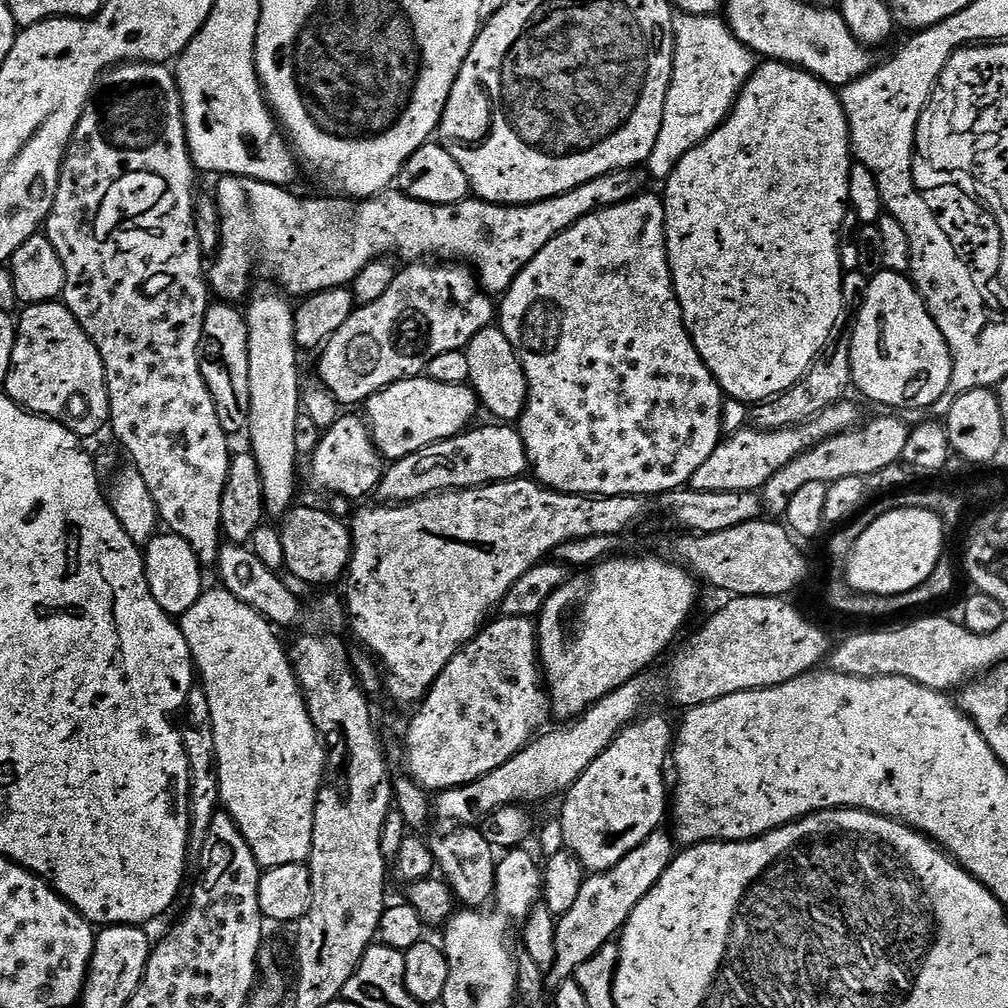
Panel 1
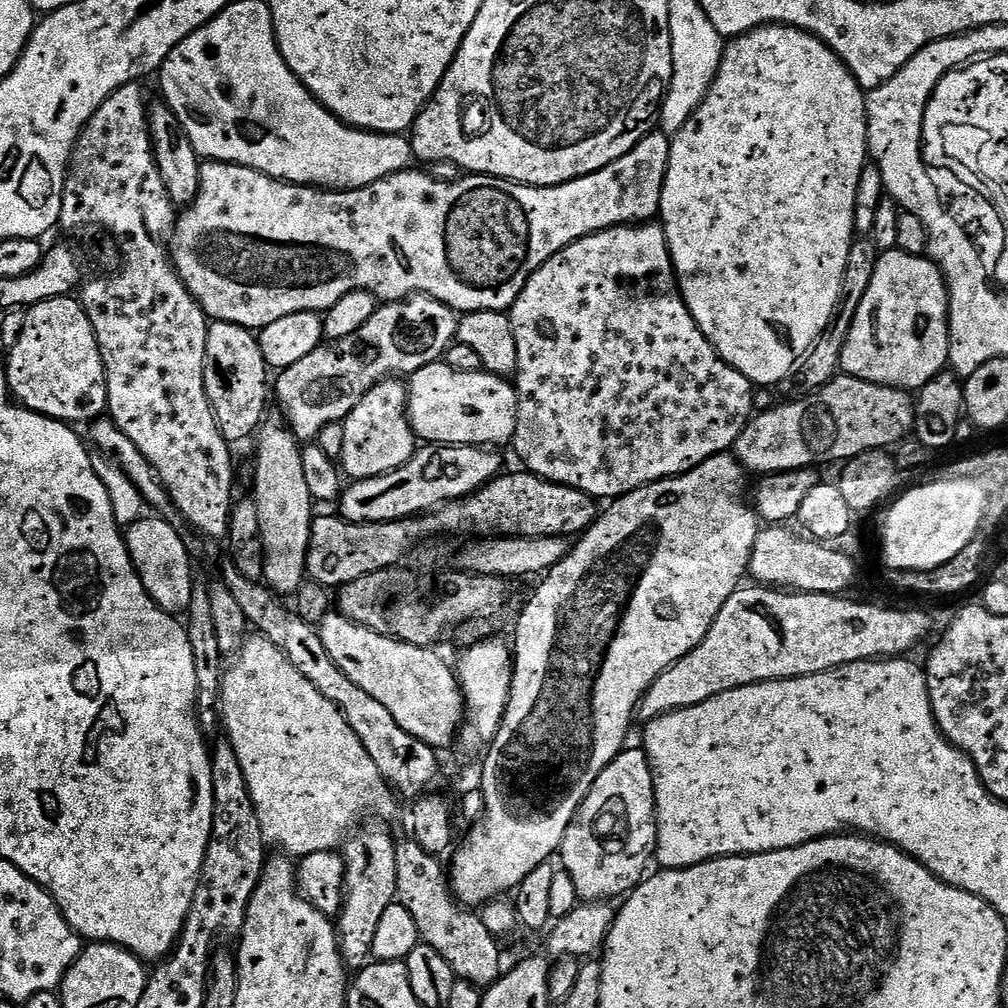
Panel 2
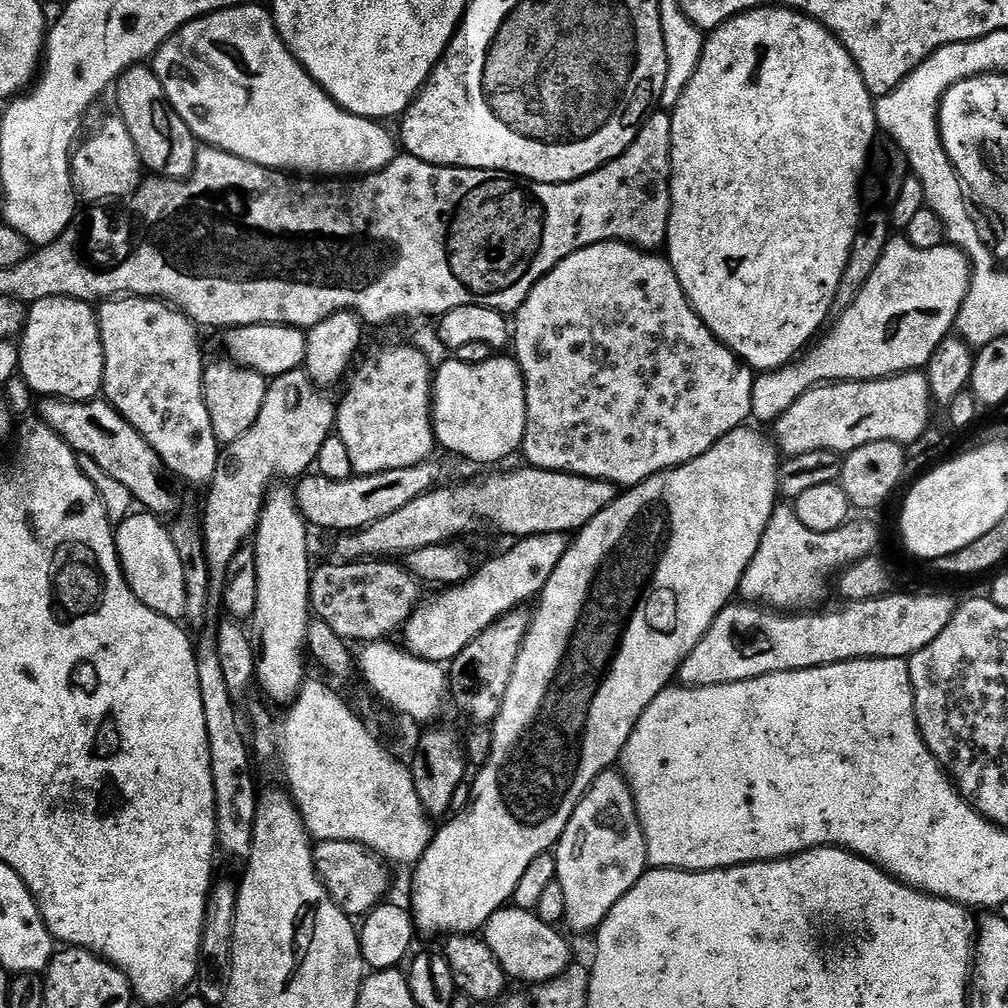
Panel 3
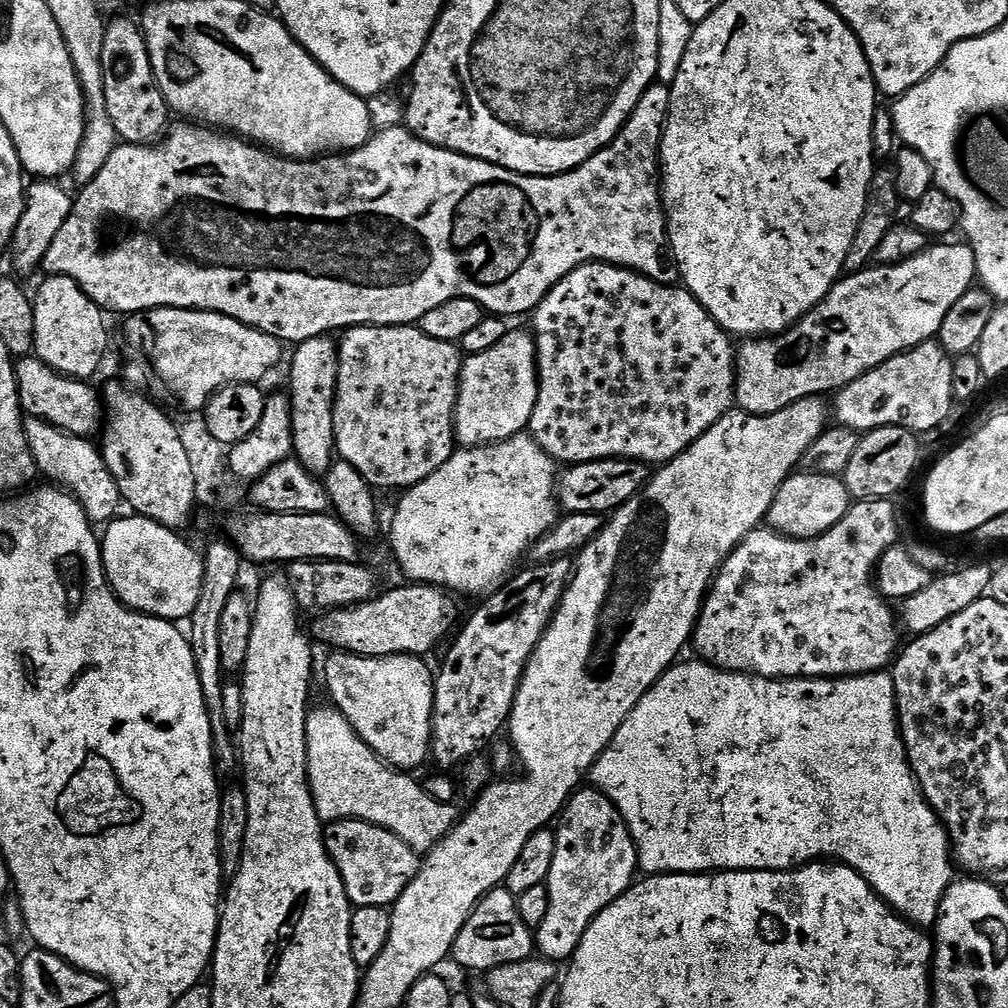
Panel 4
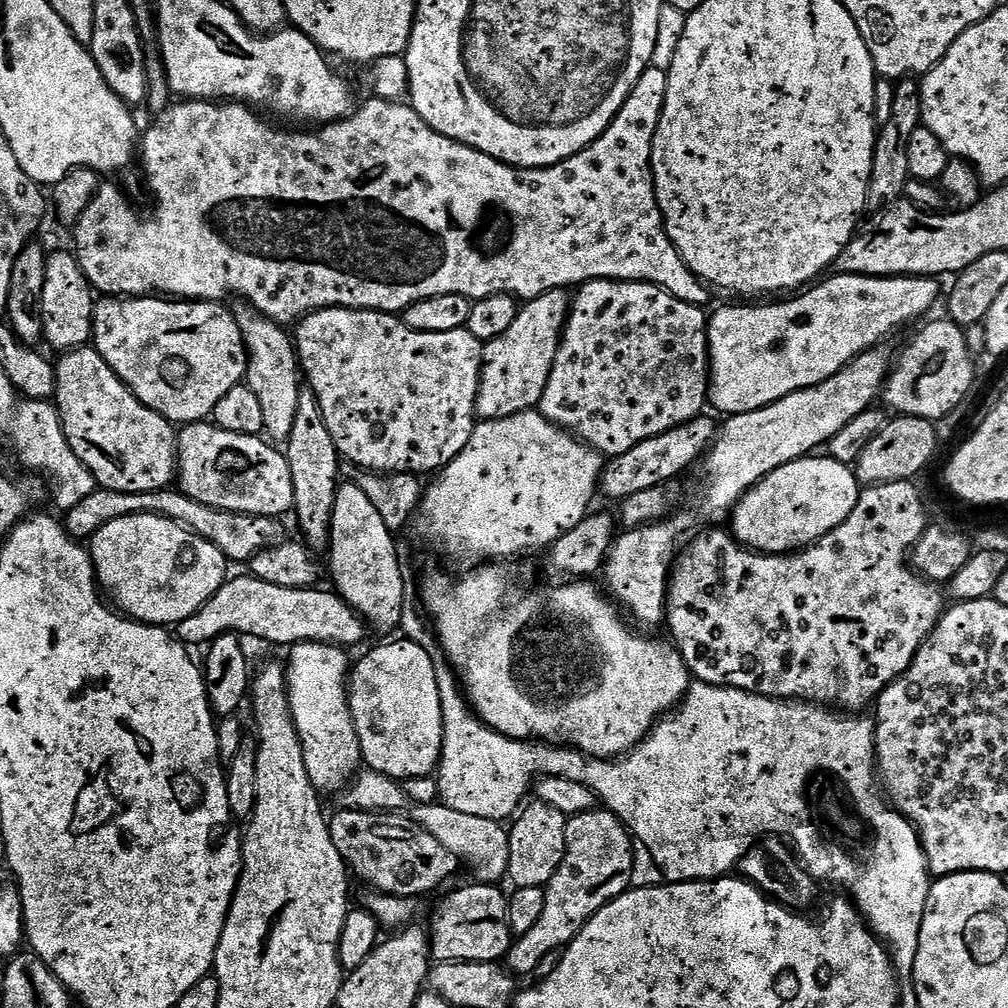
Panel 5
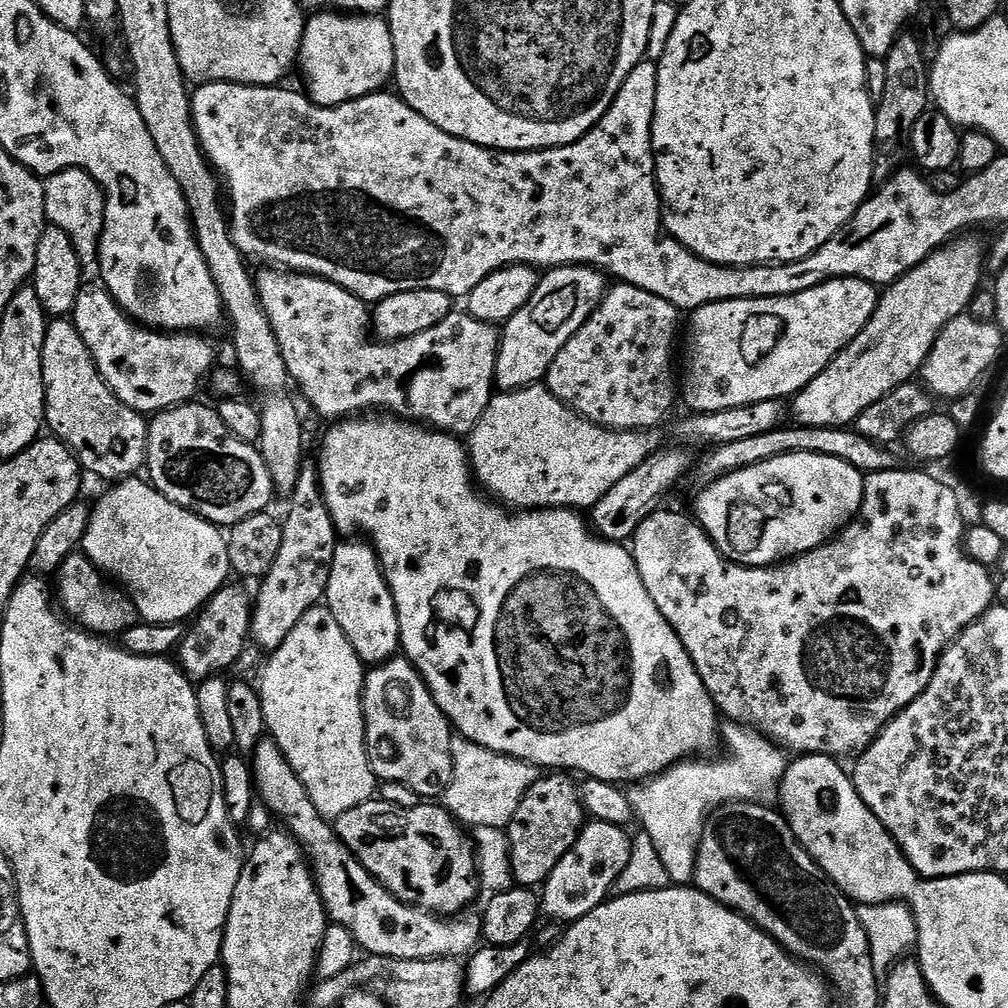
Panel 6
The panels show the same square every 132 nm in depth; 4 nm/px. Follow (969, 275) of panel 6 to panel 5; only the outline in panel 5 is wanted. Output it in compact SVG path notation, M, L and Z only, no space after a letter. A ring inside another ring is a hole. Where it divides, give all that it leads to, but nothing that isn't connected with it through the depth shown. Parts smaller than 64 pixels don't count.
M877 346L868 352L863 352L858 358L854 358L838 374L826 378L813 388L803 388L778 402L768 404L765 408L759 408L753 412L737 412L729 415L725 424L721 423L718 435L712 441L711 448L706 453L708 460L708 477L704 480L704 504L714 519L720 520L729 515L732 509L749 492L759 480L770 475L778 466L786 466L795 460L803 460L805 456L823 449L846 422L858 418L867 408L873 407L881 395L884 382L888 378L893 367L893 357L888 357L887 347Z

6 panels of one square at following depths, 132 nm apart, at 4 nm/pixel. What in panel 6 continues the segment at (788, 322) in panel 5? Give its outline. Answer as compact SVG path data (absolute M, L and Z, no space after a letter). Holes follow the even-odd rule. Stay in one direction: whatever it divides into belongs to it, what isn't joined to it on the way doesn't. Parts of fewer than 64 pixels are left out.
M848 276L845 280L827 280L824 284L814 286L810 290L802 290L793 296L775 296L774 298L758 298L757 300L723 300L696 309L695 312L691 313L692 325L688 328L688 381L685 384L683 381L682 384L683 403L685 400L692 407L689 409L693 413L699 414L737 408L754 402L795 397L796 393L801 392L814 378L818 378L818 374L822 374L822 370L826 370L826 366L830 366L830 362L842 349L850 346L850 342L854 342L854 338L858 338L858 334L862 334L866 322L870 322L870 318L874 314L877 299L877 285L871 284L868 280L856 280L854 277Z

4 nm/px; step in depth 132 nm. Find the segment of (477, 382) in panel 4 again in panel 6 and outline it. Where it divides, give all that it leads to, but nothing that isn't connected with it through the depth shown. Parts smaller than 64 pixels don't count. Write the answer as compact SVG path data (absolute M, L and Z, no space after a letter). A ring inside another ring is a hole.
M567 264L565 268L554 268L545 271L540 277L540 284L534 290L530 302L514 314L503 325L500 332L500 353L496 363L495 387L501 392L512 392L516 388L529 388L531 384L539 384L545 379L562 346L578 334L578 330L594 314L594 310L604 301L604 294L610 287L605 273L599 268L589 268L586 264Z

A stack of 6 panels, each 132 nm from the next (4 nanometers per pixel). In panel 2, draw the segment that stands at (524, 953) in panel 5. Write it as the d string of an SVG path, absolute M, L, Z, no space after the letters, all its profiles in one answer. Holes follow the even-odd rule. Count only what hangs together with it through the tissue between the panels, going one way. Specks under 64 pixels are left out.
M625 747L598 774L592 783L592 789L586 794L580 811L570 822L566 834L560 843L558 860L561 860L563 871L570 874L574 882L574 890L584 902L608 902L611 896L623 897L632 891L641 880L645 879L644 863L650 860L656 846L656 799L652 790L652 771L648 759L639 747Z

